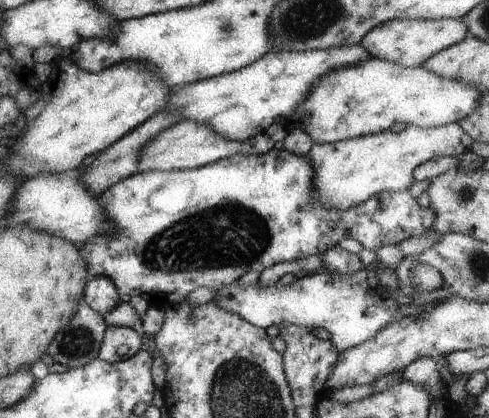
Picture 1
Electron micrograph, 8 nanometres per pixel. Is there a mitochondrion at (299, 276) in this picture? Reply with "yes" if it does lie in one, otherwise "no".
no

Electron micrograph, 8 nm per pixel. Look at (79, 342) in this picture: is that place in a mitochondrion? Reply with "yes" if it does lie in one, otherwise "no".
yes

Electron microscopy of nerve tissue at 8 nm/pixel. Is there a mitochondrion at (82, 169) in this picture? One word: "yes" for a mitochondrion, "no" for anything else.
no

